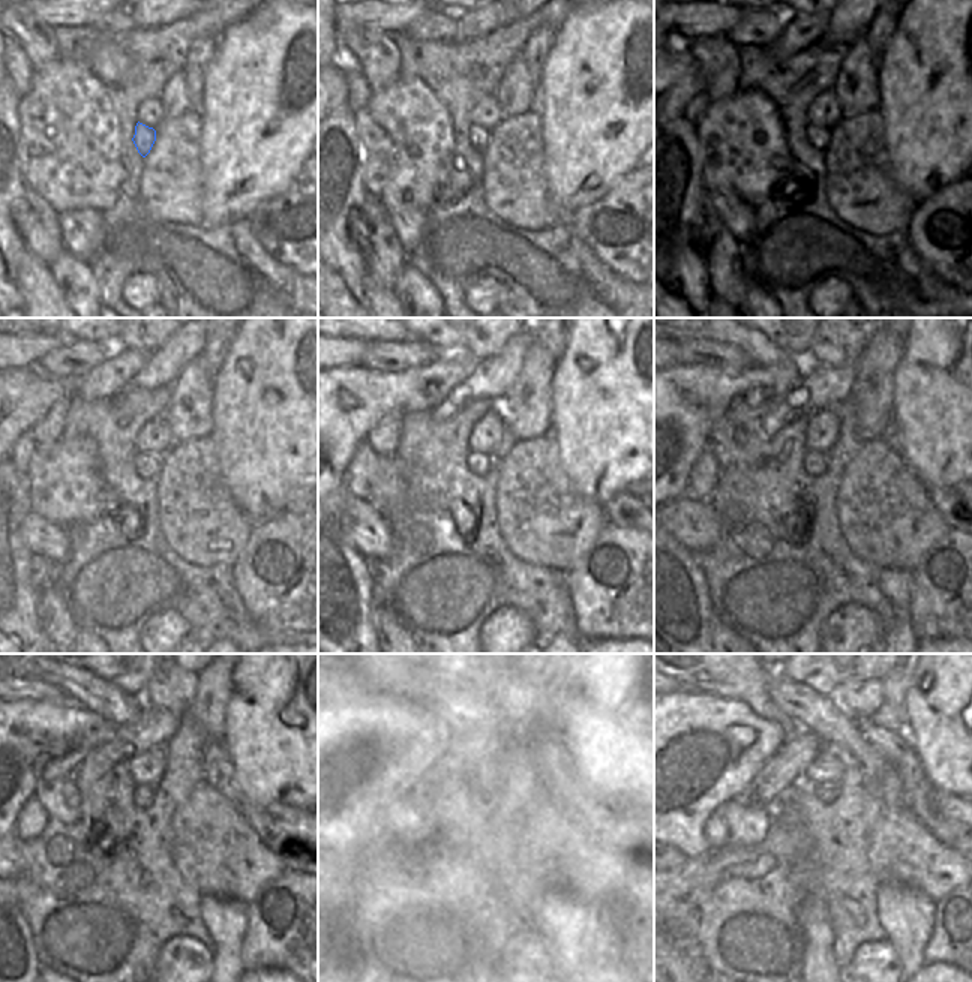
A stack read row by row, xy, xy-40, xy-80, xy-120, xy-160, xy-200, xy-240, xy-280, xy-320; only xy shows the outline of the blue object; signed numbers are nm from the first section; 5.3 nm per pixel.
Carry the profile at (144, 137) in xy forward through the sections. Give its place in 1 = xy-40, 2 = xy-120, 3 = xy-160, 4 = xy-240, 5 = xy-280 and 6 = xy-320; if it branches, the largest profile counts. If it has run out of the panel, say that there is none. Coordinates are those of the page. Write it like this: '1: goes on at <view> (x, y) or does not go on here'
1: goes on at xy-40 (480, 137)
2: goes on at xy-120 (147, 465)
3: goes on at xy-160 (479, 464)
4: goes on at xy-240 (144, 796)
5: goes on at xy-280 (485, 796)
6: goes on at xy-320 (824, 793)

